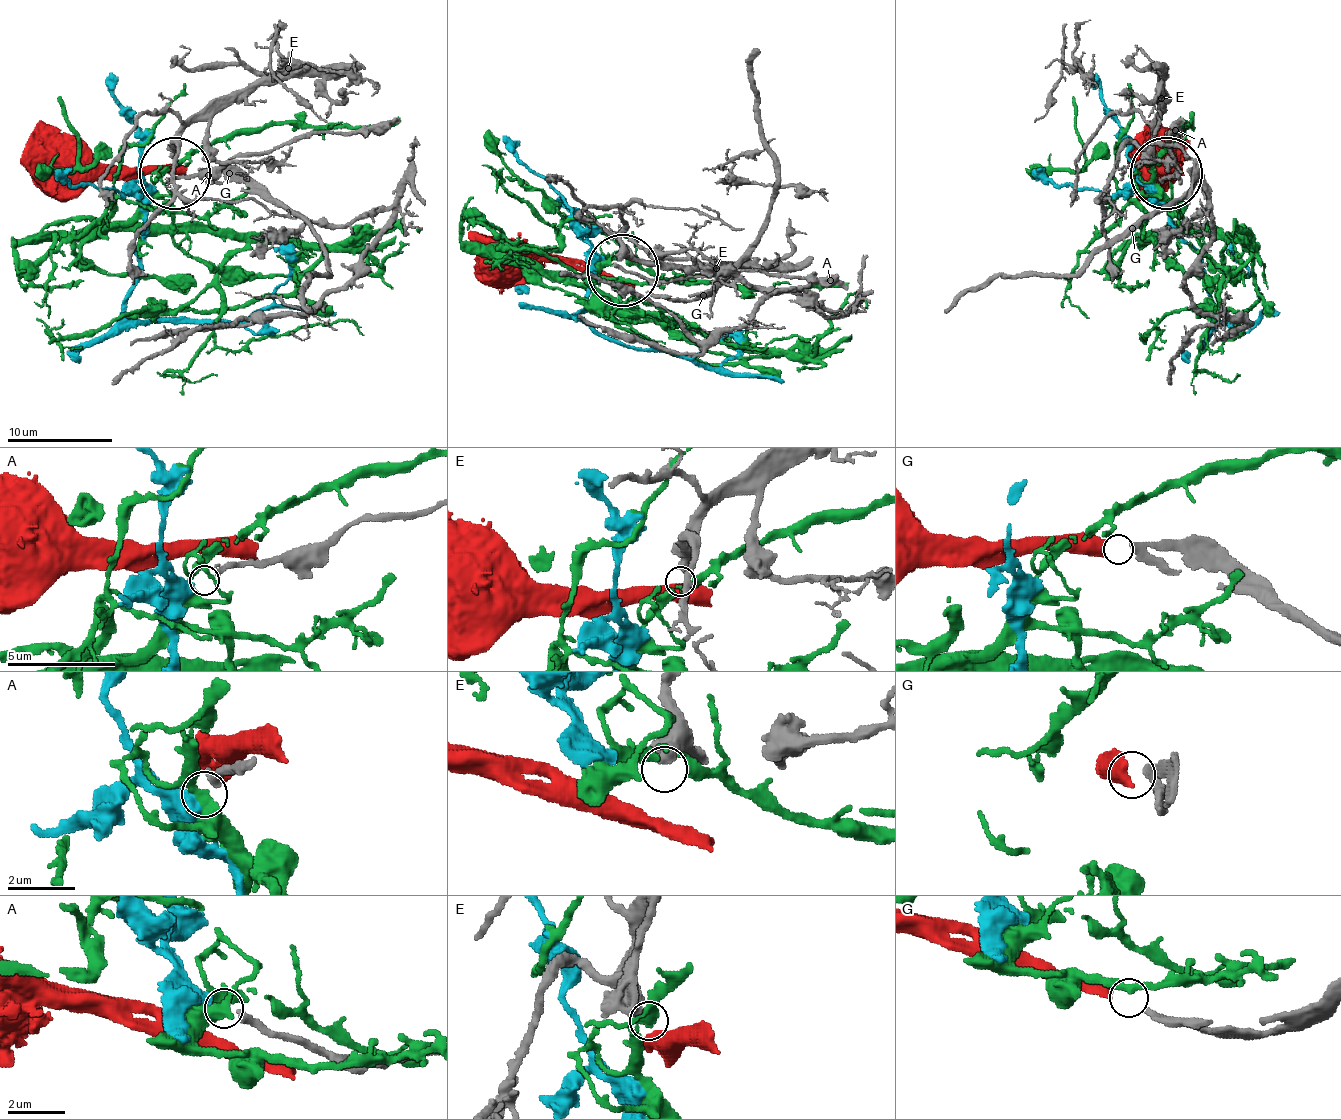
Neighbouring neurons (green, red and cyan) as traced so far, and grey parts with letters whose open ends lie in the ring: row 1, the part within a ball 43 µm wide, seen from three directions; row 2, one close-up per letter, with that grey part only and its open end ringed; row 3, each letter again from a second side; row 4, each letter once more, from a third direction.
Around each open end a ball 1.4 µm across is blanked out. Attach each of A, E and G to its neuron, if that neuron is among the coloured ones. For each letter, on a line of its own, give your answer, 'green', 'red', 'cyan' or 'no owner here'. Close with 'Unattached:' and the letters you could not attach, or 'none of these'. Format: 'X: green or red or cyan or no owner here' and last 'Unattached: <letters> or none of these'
A: cyan
E: no owner here
G: red
Unattached: E

